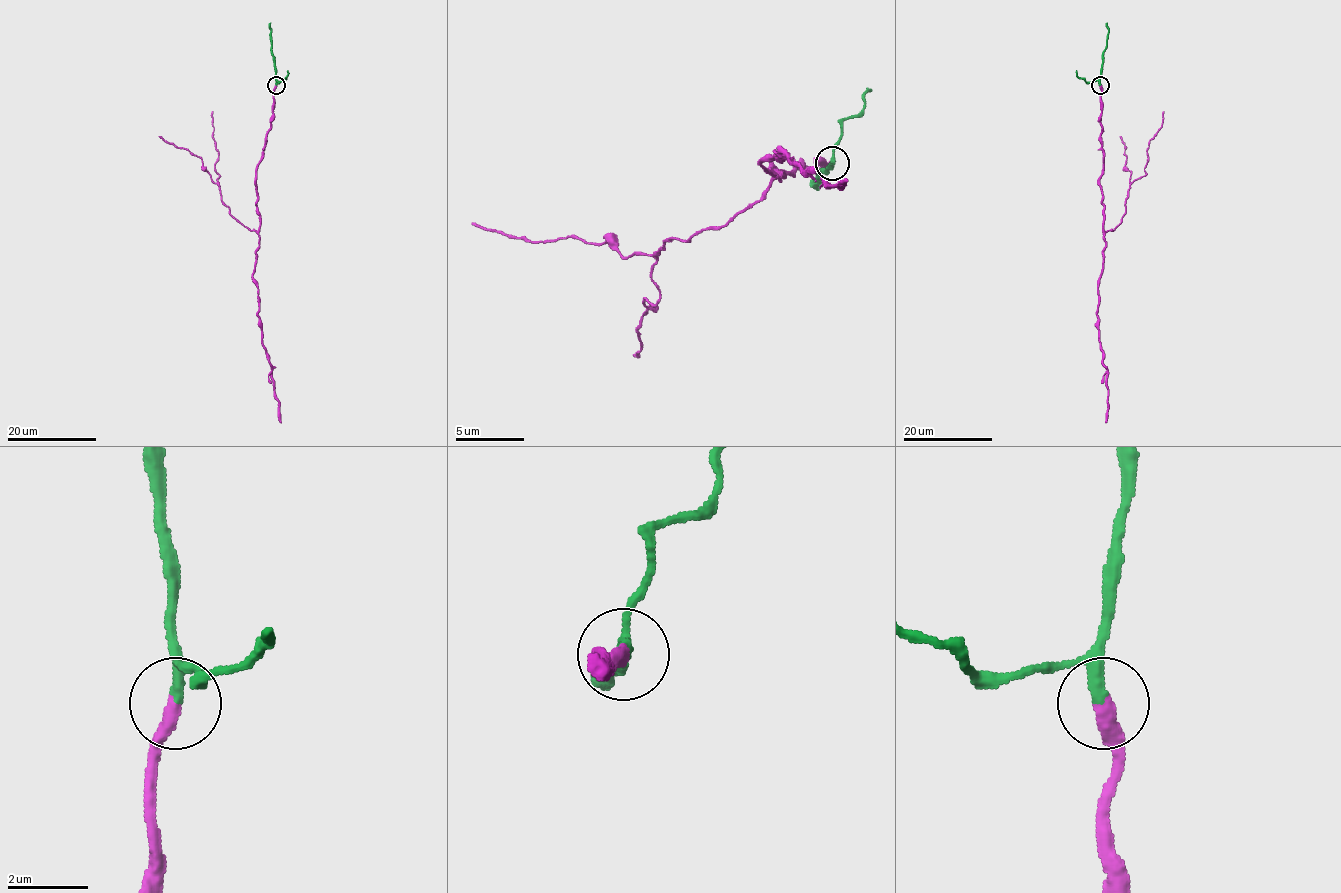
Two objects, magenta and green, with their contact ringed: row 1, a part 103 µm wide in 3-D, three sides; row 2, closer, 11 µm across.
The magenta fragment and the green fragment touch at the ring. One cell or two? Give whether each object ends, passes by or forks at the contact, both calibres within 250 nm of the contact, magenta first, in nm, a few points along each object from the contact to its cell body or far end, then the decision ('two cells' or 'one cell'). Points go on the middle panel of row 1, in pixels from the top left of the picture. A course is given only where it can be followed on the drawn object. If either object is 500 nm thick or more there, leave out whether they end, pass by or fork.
magenta ends; green passes by; calibres 440 and 200 nm; course magenta (833, 164), (792, 174), (772, 160), (782, 177), (761, 164), (778, 153), (826, 187), (847, 177); course green (833, 164), (819, 174), (816, 187), (813, 181); one cell

